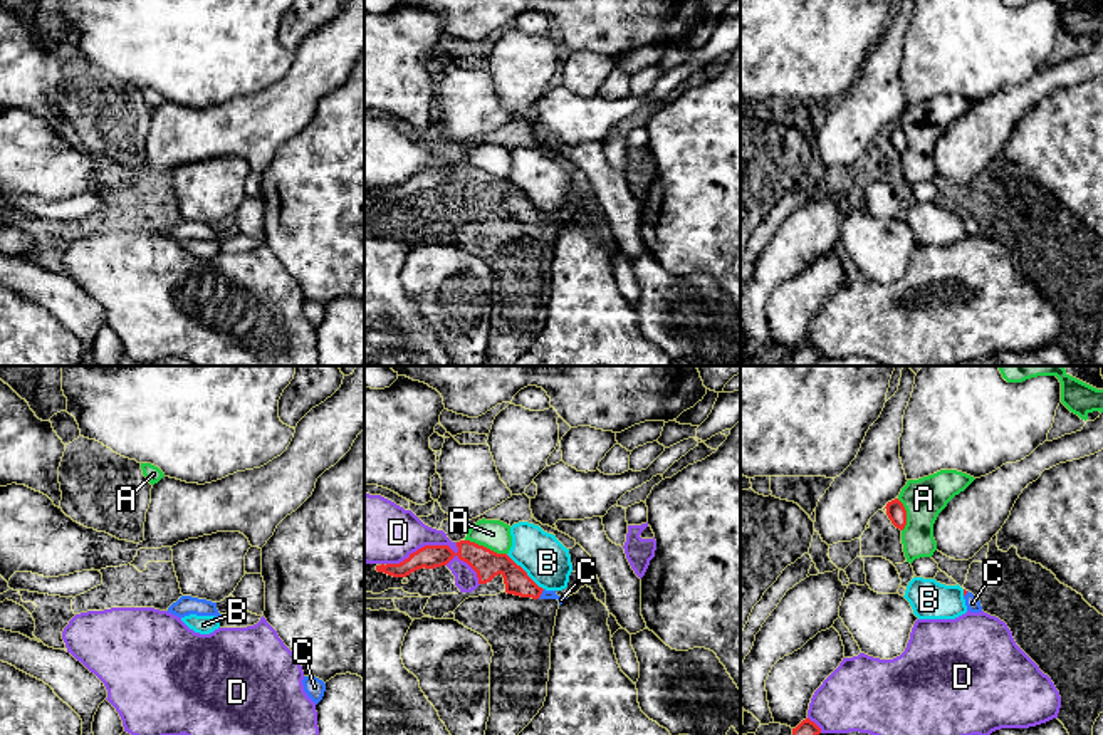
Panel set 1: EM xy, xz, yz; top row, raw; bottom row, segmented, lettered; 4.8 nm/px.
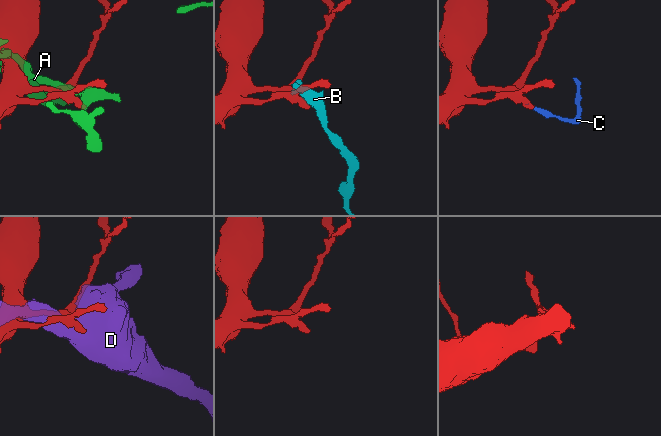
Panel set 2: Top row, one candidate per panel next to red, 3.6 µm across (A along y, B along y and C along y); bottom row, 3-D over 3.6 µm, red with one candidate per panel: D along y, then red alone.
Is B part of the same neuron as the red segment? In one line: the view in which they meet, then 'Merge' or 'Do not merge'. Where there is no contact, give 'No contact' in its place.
Touches red in xz. Do not merge

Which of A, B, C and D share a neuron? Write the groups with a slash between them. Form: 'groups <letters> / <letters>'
groups A / B / C / D

